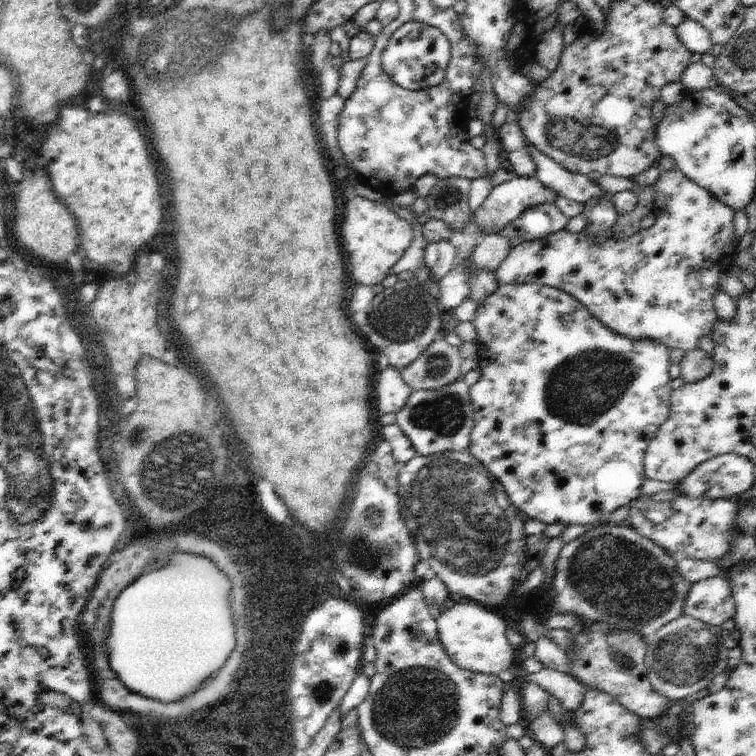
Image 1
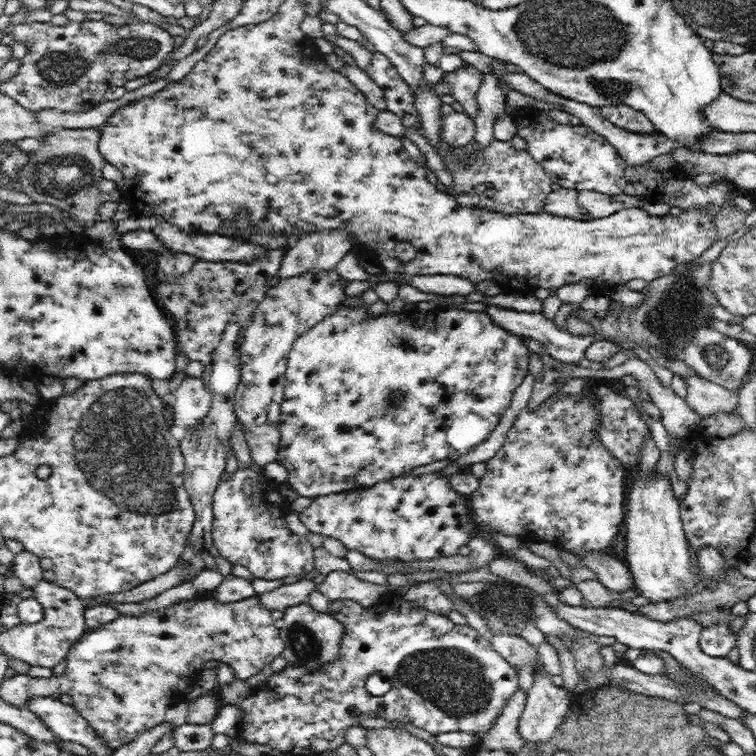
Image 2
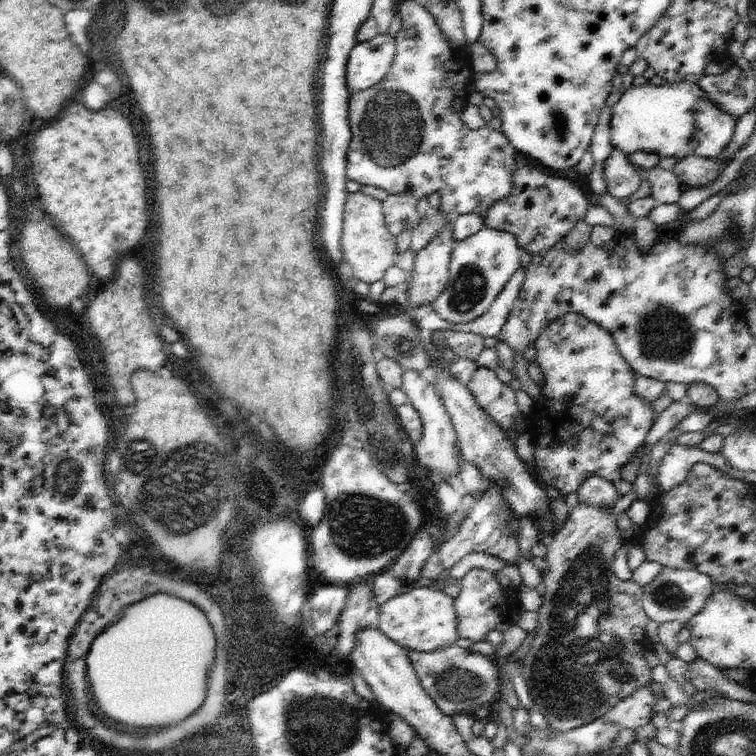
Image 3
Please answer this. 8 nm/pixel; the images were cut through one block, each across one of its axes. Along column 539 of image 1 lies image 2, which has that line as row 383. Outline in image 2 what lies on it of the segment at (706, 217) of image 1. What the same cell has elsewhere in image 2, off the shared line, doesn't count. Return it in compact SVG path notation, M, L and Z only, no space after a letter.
M314 270L304 272L300 276L278 280L274 288L266 290L264 300L258 304L252 320L244 328L244 336L240 342L240 384L236 390L236 418L242 424L242 430L246 434L248 448L252 452L252 462L256 466L268 466L272 462L278 462L278 450L280 450L280 412L284 402L284 384L286 384L286 370L288 370L288 354L294 348L294 342L306 334L314 324L320 324L320 320L328 318L328 314L336 312L342 304L346 304L344 286L340 284L340 274L334 270Z

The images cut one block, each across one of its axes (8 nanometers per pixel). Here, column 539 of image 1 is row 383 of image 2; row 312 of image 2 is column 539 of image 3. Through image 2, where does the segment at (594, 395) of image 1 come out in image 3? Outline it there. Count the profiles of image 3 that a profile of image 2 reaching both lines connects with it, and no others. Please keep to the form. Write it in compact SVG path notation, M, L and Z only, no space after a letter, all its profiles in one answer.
M569 312L567 316L547 324L533 342L533 348L535 364L543 374L543 386L539 388L541 398L531 404L531 414L523 414L525 432L531 436L535 448L535 474L531 474L531 478L537 482L537 486L549 484L563 496L577 492L577 488L581 488L589 476L599 476L607 482L623 480L621 468L637 458L639 448L645 444L645 436L657 422L657 414L653 410L655 404L637 396L637 374L619 354L611 334L589 318L577 312Z

